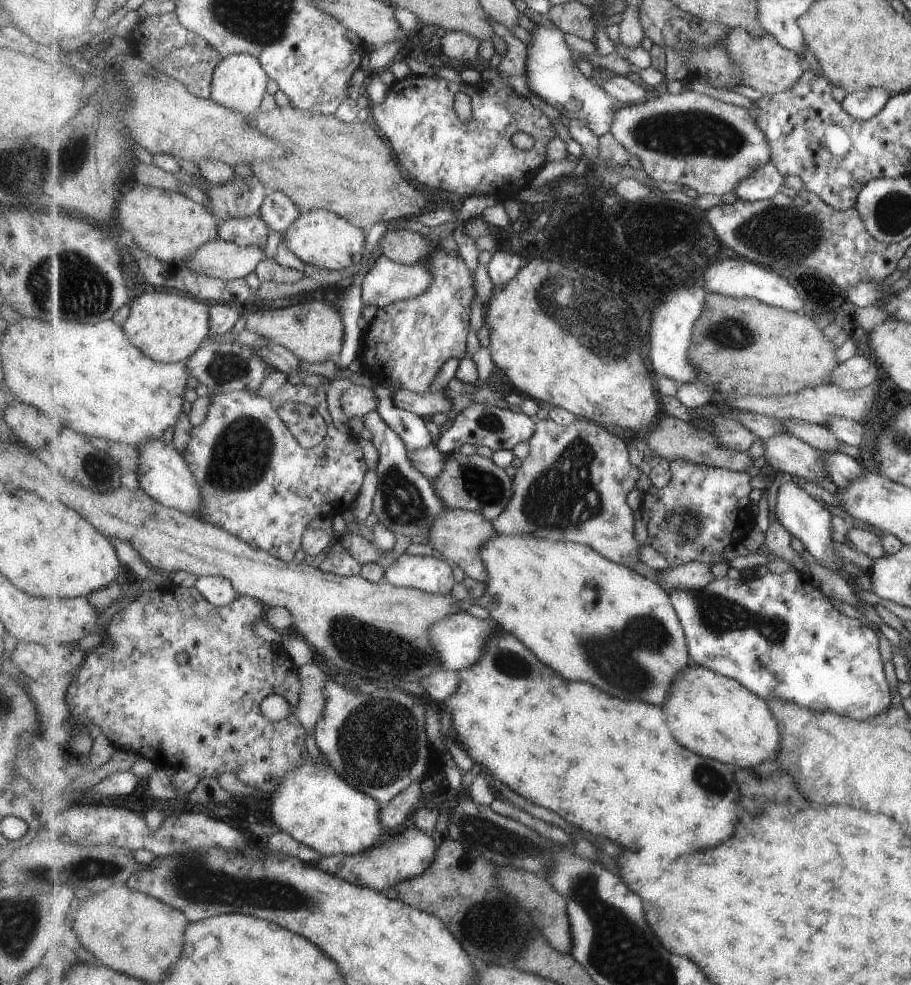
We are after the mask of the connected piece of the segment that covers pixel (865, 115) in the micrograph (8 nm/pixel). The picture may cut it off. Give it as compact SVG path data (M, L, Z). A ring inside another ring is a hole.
M873 87L848 94L841 104L859 121L871 118L890 97L884 88Z

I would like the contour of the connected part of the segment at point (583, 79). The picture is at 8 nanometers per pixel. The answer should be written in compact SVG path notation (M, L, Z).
M536 24L529 35L532 43L527 49L526 76L530 90L570 120L585 122L598 137L610 132L617 112L612 106L613 98L579 70L574 54L565 42L565 31L547 24Z

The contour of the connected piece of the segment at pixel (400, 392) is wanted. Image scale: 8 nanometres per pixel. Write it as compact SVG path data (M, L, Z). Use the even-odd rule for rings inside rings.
M398 389L394 393L395 404L402 409L411 411L417 416L435 416L437 412L451 414L453 398L444 389L427 393L414 393L407 389Z

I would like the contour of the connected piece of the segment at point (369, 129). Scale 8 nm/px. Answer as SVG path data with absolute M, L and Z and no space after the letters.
M291 106L277 107L273 112L257 110L248 116L248 122L263 134L274 139L277 138L276 141L290 151L290 155L278 159L255 161L251 166L253 176L257 177L269 192L282 190L298 205L301 212L325 209L352 221L356 227L367 230L375 222L386 225L393 224L411 216L417 217L421 210L429 210L434 206L419 192L415 180L407 180L397 170L397 160L393 158L393 150L387 146L389 143L380 135L380 131L375 130L367 120L364 122L354 120L351 123L345 123L334 115L302 111Z

